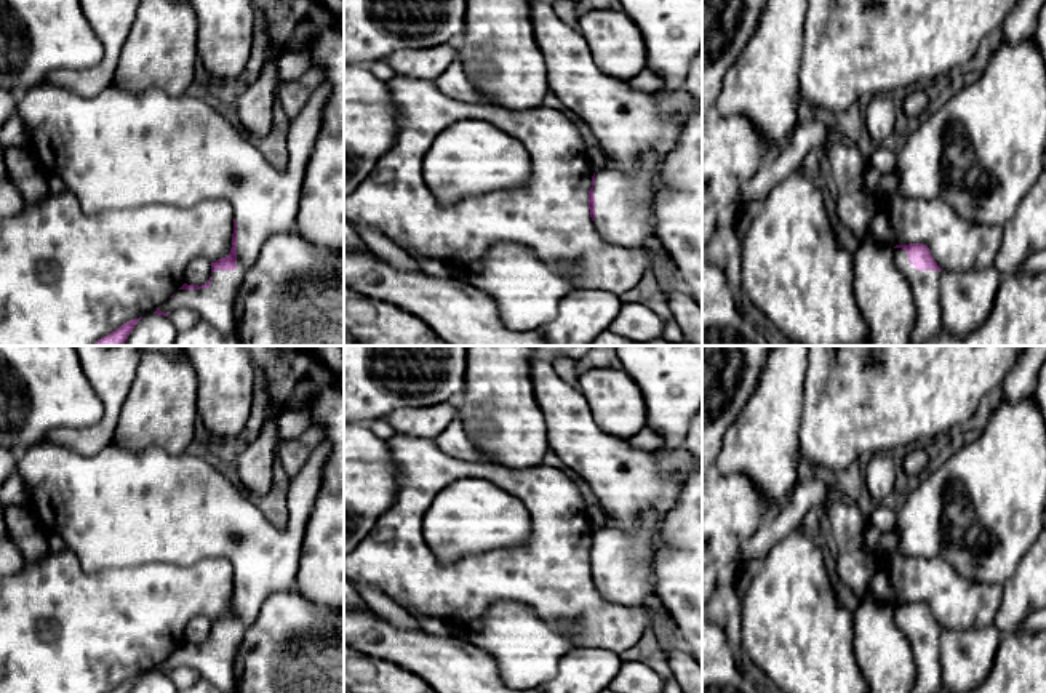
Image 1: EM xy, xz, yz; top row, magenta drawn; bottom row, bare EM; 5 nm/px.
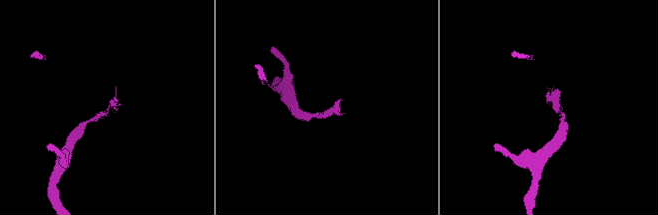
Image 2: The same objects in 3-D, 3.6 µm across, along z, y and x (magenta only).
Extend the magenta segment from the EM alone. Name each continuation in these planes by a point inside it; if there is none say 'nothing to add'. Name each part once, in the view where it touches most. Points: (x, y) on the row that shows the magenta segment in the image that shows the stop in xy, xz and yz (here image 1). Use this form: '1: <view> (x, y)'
1: xy (119, 149)

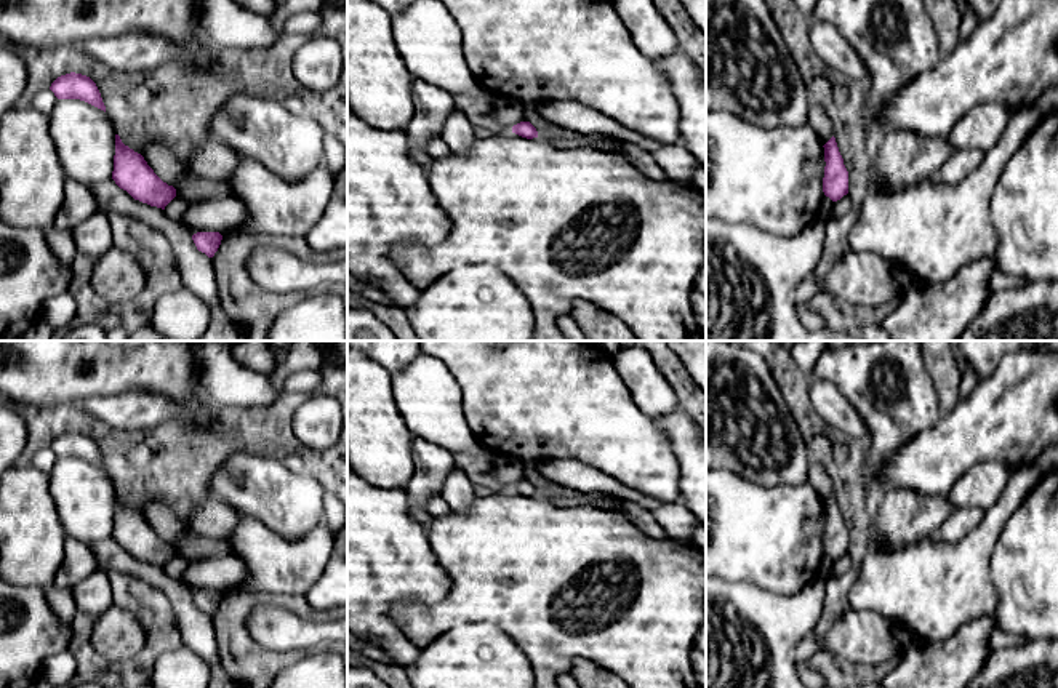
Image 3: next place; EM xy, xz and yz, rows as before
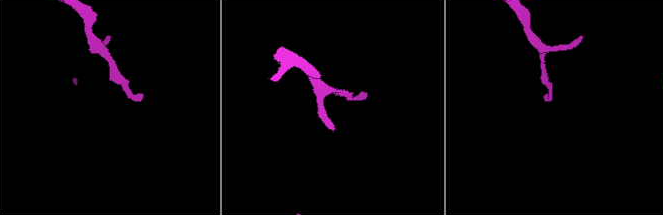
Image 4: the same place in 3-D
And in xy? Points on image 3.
nothing to add

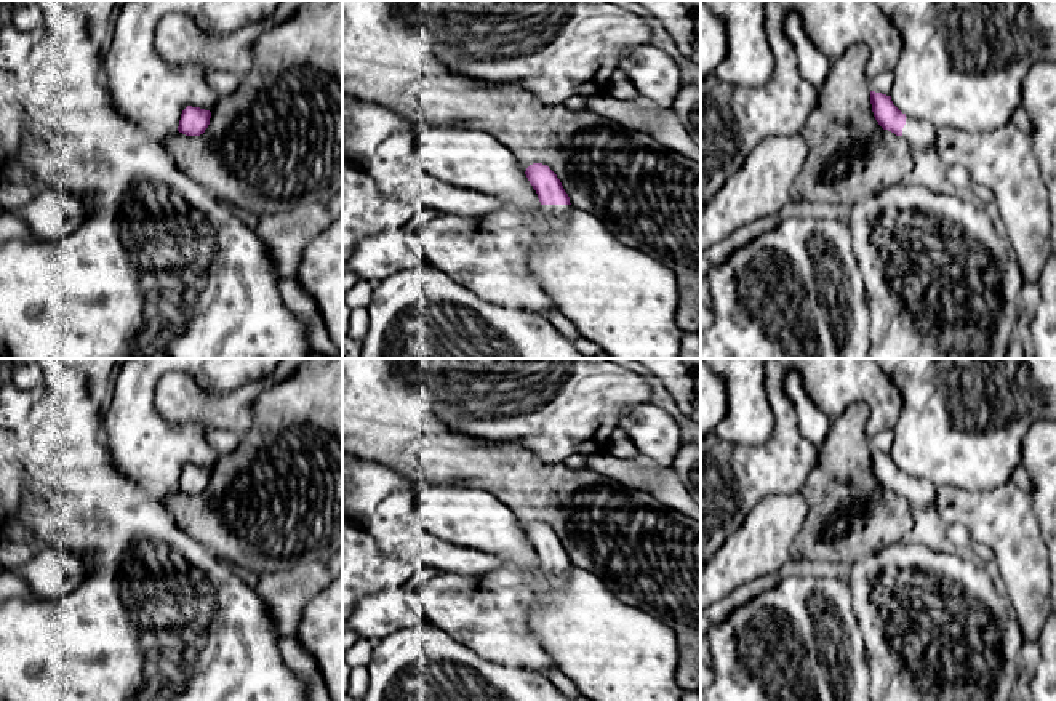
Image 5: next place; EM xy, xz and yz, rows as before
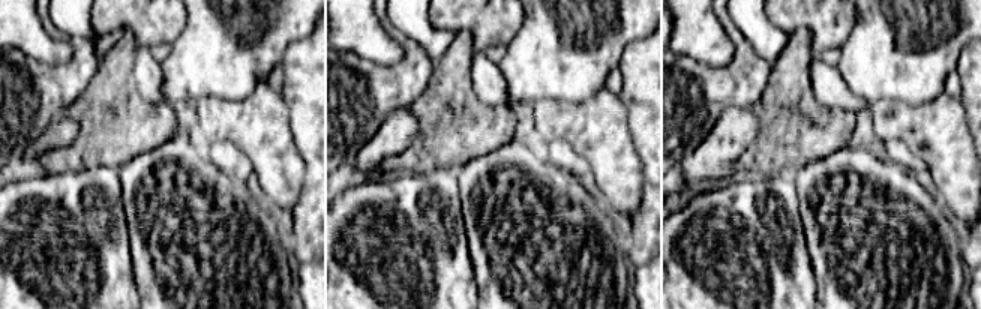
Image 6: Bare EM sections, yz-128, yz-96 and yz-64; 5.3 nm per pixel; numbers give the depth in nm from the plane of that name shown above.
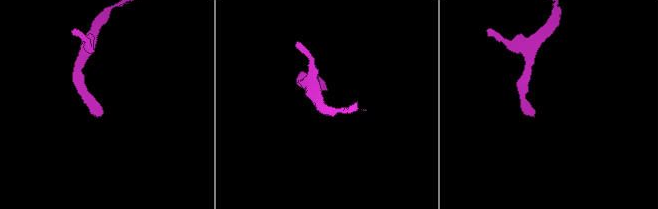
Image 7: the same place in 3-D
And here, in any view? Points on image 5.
1: xz (556, 213)

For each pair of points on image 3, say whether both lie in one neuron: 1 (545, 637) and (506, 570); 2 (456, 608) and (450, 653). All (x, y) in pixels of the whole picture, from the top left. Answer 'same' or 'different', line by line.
1: same
2: different

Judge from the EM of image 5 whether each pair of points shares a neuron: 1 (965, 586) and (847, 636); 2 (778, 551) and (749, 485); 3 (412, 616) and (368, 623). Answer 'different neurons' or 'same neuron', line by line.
1: different neurons
2: different neurons
3: same neuron

